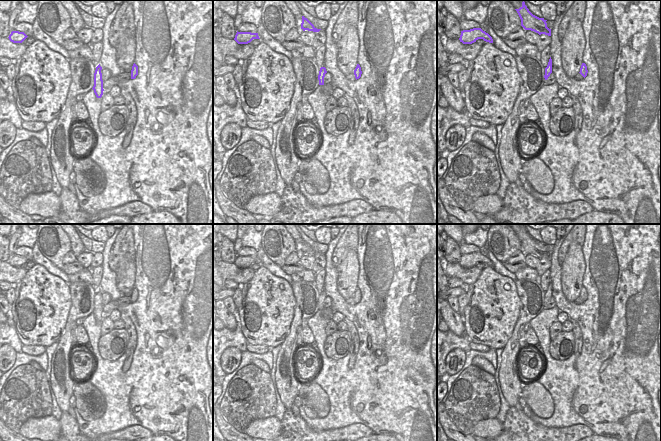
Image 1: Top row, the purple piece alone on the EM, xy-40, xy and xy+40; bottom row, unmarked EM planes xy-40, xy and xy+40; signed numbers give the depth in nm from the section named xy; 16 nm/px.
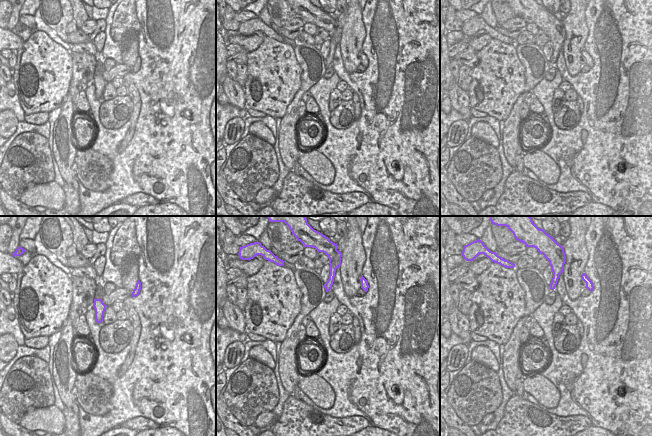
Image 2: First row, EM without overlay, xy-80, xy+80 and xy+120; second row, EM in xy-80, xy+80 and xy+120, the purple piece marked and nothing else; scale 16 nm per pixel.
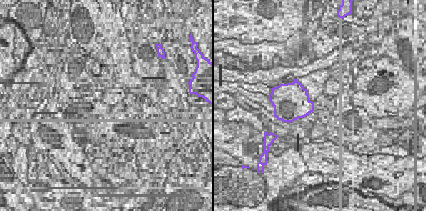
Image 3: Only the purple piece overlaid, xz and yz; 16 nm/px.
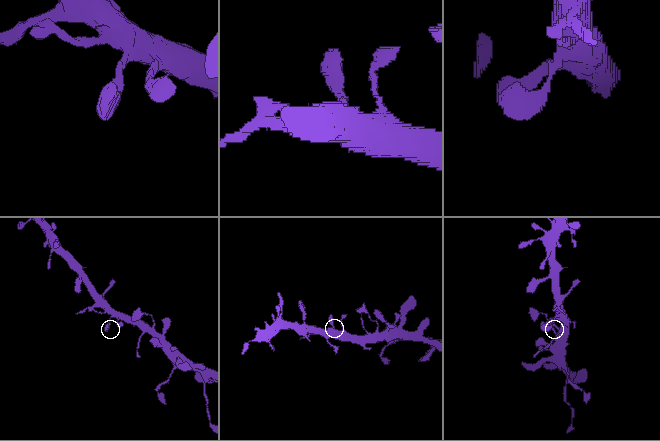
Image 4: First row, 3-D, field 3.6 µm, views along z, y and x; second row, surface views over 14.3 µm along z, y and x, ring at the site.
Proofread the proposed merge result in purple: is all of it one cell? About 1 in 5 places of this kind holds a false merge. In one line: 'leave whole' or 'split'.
leave whole

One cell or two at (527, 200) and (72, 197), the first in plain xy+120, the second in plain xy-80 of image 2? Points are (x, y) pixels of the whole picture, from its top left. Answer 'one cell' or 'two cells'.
one cell

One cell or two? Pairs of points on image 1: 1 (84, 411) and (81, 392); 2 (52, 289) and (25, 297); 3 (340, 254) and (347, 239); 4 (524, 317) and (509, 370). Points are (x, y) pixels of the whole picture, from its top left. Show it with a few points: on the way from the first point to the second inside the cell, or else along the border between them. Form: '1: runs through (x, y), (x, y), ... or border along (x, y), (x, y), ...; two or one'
1: runs through (84, 406), (82, 397); one
2: runs through (45, 294), (39, 297), (32, 297); one
3: runs through (341, 250), (346, 243); one
4: runs through (517, 330), (509, 357); one

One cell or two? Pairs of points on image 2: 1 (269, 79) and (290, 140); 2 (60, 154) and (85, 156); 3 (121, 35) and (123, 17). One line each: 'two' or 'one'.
1: two
2: two
3: one

